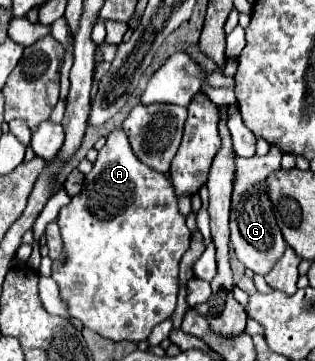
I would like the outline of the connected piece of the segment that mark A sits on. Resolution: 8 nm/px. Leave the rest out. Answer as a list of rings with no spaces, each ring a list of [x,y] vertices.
[[[122,129],[108,135],[106,145],[98,151],[92,171],[86,175],[84,187],[72,201],[62,207],[58,225],[64,243],[64,257],[52,261],[52,279],[60,287],[60,297],[68,305],[70,317],[82,321],[84,327],[112,341],[144,341],[150,331],[166,321],[176,309],[178,267],[182,255],[190,247],[190,229],[180,213],[172,183],[154,169],[148,169],[128,145]]]

